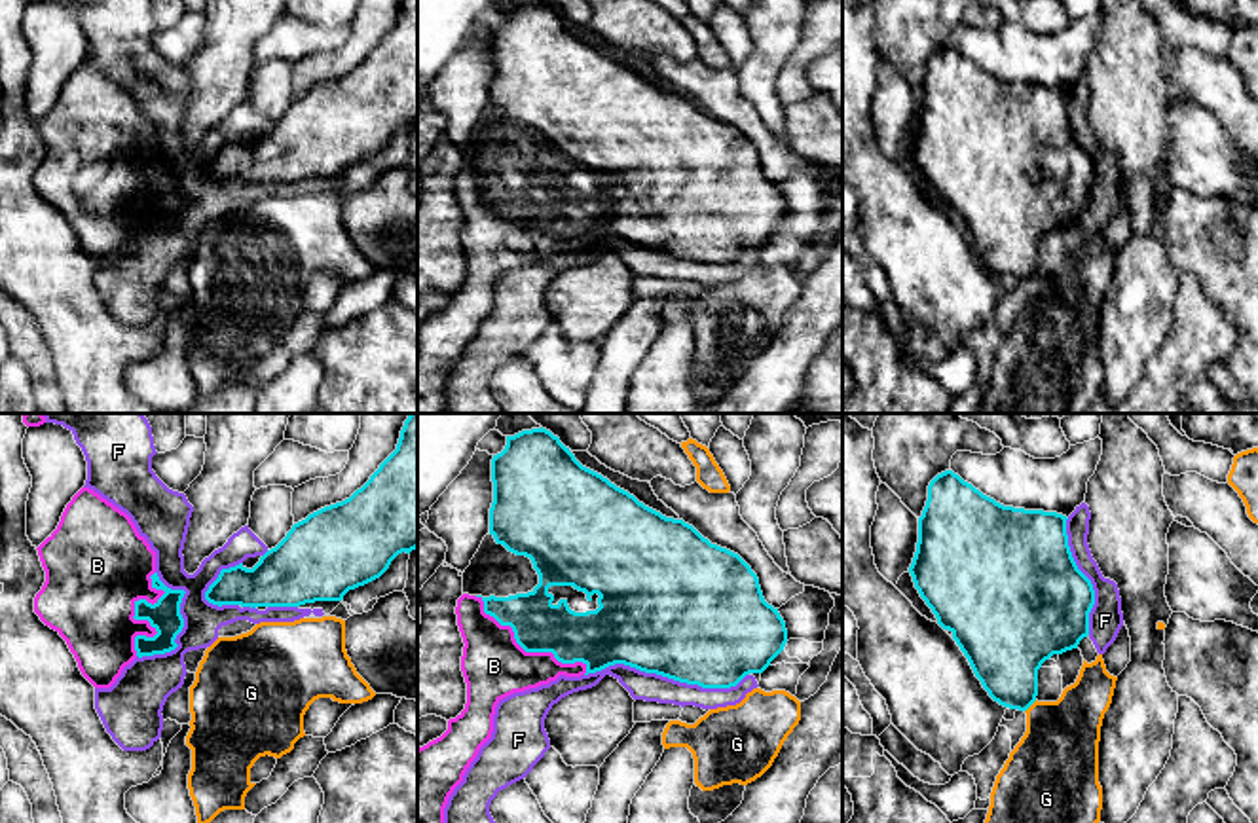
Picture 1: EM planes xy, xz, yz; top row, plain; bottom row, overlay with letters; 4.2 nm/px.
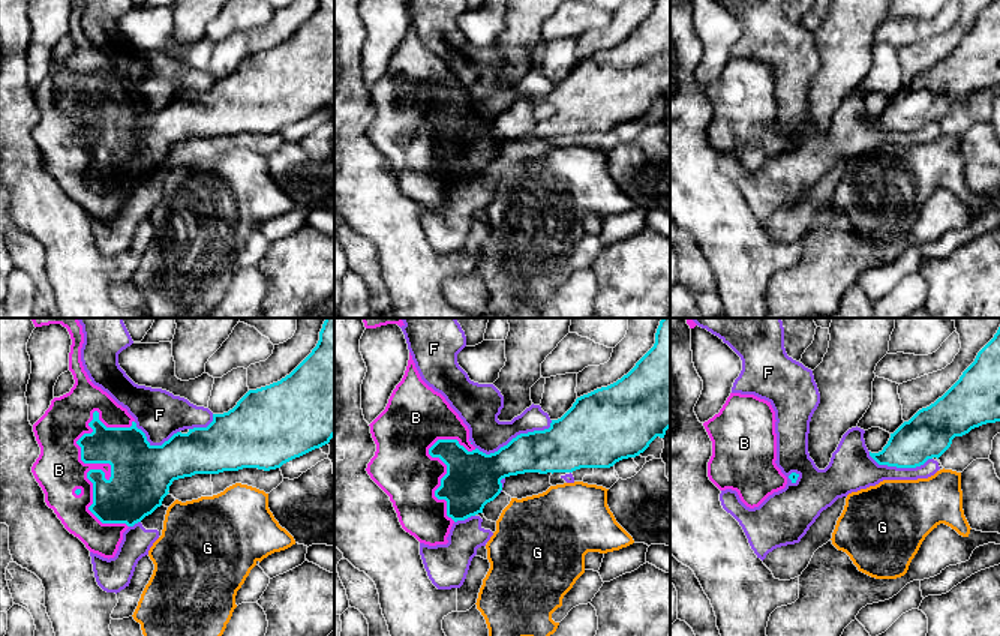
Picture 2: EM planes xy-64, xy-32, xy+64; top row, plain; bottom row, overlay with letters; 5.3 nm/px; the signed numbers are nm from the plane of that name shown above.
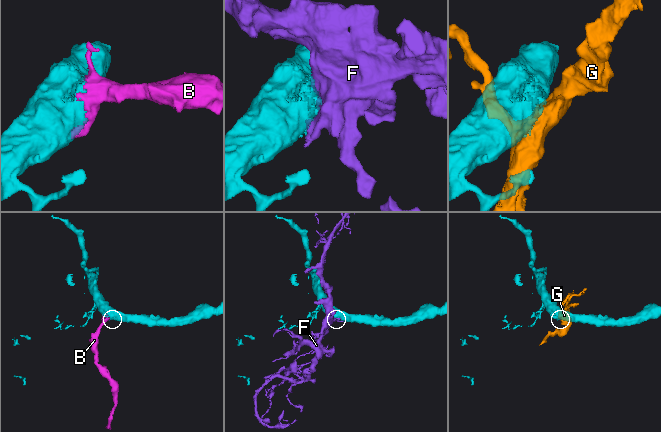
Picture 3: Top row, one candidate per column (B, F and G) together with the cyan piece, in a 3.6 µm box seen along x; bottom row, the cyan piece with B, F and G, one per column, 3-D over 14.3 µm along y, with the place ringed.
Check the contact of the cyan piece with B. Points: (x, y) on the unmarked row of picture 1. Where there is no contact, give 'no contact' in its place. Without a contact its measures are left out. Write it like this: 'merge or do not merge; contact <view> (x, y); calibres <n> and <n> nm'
merge; contact xy (135, 190); calibres 130 and 420 nm

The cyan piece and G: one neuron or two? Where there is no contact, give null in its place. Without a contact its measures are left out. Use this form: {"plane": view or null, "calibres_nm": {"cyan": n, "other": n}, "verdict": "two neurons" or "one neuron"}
{"plane": "yz", "calibres_nm": {"cyan": 320, "other": 340}, "verdict": "two neurons"}

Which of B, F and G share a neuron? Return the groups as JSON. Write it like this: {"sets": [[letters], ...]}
{"sets": [["B"], ["F"], ["G"]]}

